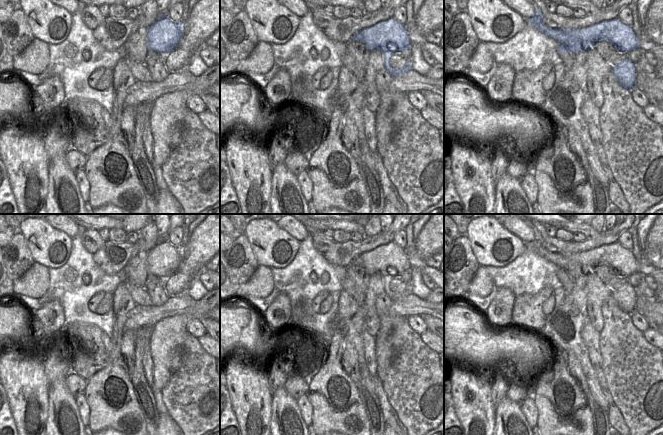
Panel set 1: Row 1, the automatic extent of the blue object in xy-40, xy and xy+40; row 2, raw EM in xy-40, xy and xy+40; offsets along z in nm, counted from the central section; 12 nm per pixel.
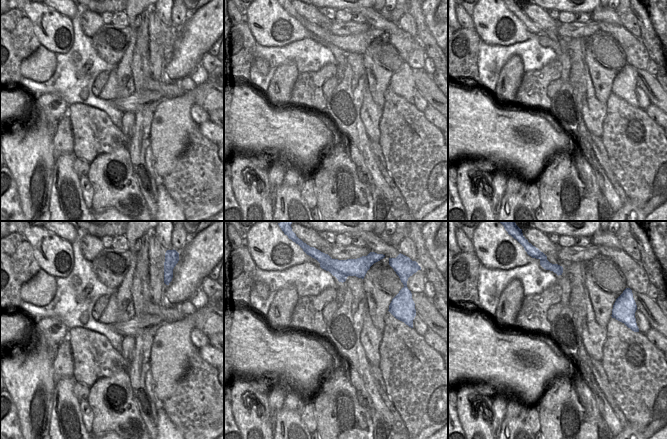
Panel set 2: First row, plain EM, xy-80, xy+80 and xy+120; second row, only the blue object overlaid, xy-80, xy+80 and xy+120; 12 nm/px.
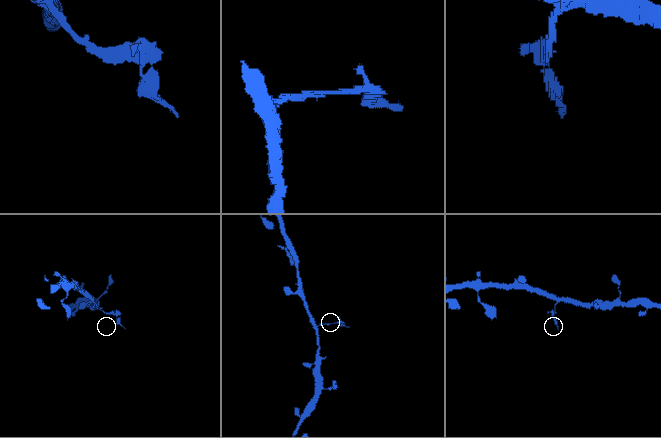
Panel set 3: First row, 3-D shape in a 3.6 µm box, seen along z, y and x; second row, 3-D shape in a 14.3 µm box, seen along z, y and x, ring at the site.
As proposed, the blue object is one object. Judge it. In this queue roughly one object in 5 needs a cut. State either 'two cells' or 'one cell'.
two cells

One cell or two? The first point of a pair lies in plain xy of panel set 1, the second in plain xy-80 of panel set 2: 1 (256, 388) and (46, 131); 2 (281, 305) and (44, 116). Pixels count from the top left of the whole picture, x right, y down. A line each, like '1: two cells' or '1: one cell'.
1: one cell
2: one cell

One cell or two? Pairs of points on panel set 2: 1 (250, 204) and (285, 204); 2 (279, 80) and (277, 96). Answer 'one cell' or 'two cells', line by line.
1: two cells
2: one cell

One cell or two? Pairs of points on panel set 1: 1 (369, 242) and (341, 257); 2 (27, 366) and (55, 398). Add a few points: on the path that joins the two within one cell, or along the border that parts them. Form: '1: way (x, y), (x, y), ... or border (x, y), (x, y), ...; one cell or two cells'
1: way (362, 246), (348, 251); one cell
2: border (49, 387), (47, 413); two cells

